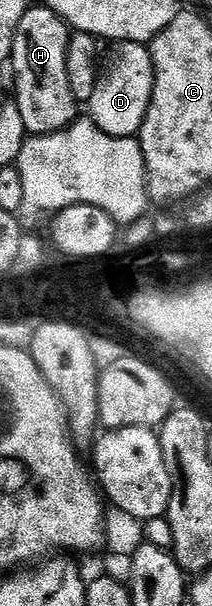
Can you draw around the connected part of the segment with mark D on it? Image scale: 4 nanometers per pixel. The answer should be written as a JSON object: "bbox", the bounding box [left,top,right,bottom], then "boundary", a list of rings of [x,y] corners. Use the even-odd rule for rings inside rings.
{"bbox":[87,42,155,139],"boundary":[[[114,42],[110,47],[113,48],[106,55],[104,52],[97,73],[95,93],[91,93],[87,104],[87,115],[95,126],[103,129],[103,133],[111,137],[132,139],[140,132],[151,105],[155,85],[153,58],[149,47],[143,43]]]}

